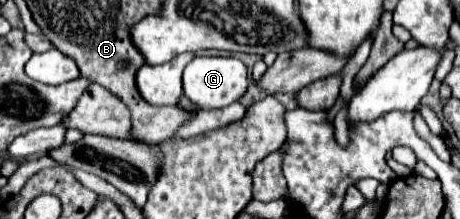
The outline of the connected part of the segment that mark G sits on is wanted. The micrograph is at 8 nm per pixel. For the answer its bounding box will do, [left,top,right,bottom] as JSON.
[183,57,249,109]

